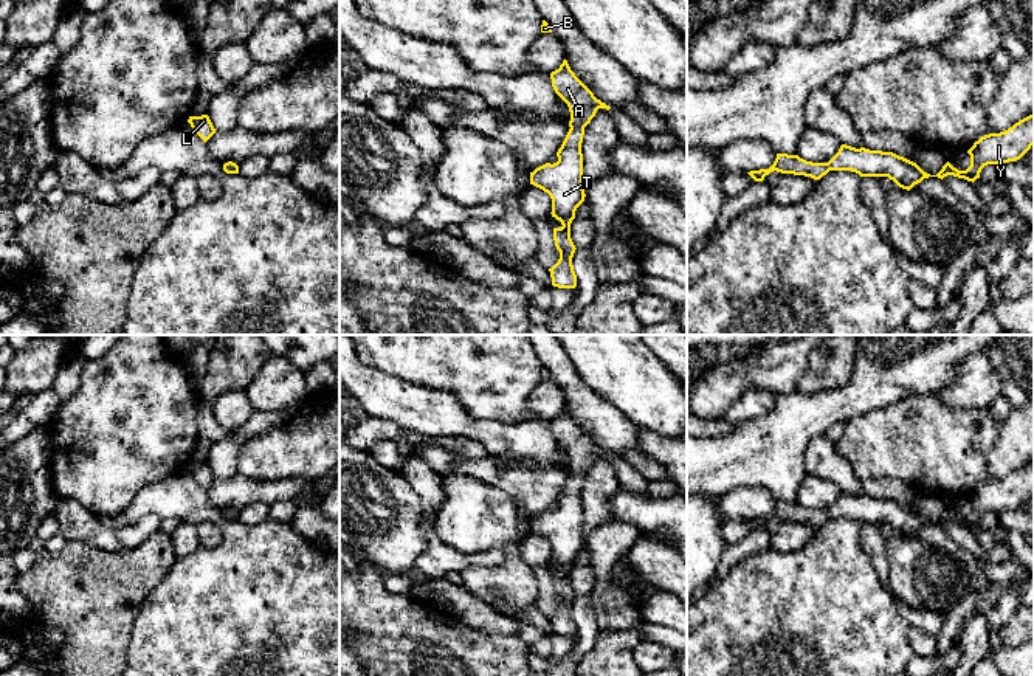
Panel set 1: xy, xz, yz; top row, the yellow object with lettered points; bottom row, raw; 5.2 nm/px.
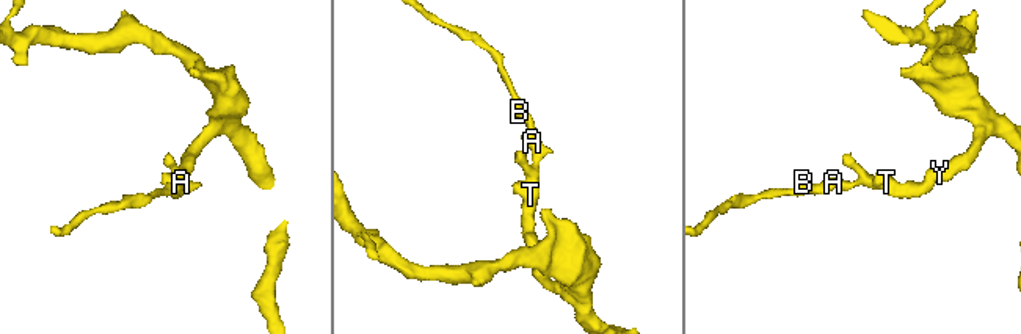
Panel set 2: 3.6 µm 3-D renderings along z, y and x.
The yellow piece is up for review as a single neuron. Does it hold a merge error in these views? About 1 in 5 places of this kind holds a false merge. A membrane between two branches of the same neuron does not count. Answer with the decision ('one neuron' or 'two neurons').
one neuron

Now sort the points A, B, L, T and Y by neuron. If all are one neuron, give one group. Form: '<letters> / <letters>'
A B L T Y

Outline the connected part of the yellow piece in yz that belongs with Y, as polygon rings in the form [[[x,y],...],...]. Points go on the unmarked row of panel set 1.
[[[1034,460],[1020,467],[1012,474],[1000,481],[981,484],[967,498],[970,513],[958,518],[949,509],[936,523],[924,519],[916,510],[893,499],[856,496],[842,491],[839,499],[828,510],[812,510],[798,502],[777,501],[769,516],[747,519],[755,529],[763,529],[766,523],[777,518],[781,521],[805,523],[820,527],[829,518],[851,518],[860,524],[888,524],[899,535],[910,538],[924,526],[944,526],[953,523],[967,529],[980,526],[980,519],[987,512],[1001,512],[1020,507],[1034,491]]]

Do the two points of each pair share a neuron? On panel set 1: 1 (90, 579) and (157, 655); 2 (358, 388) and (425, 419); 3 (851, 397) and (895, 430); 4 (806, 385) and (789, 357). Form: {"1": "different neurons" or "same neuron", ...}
{"1": "different neurons", "2": "same neuron", "3": "different neurons", "4": "different neurons"}

